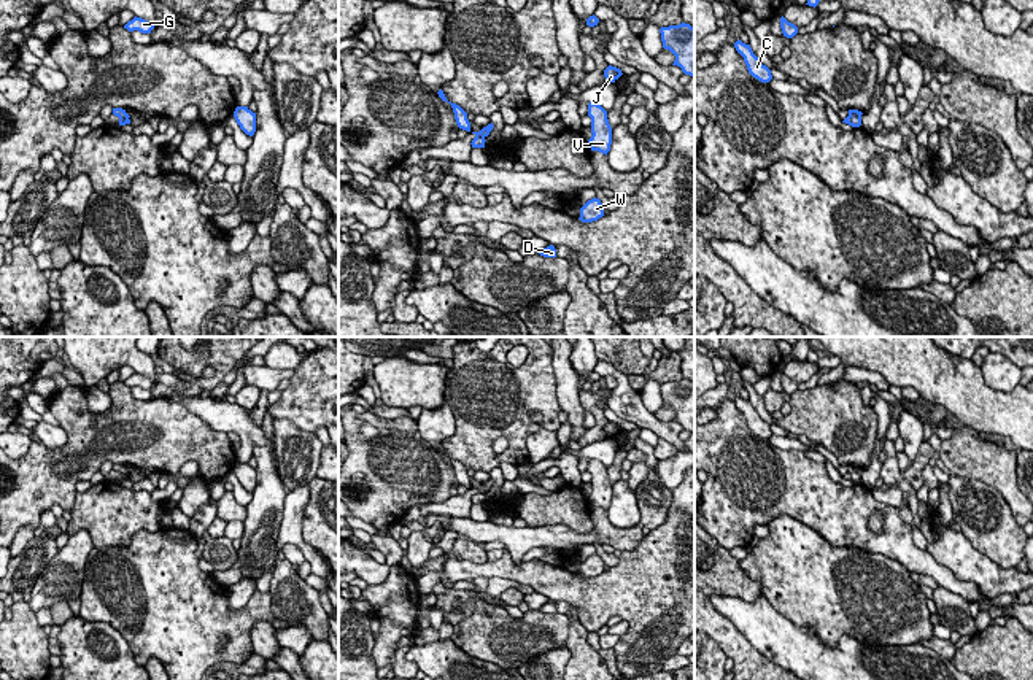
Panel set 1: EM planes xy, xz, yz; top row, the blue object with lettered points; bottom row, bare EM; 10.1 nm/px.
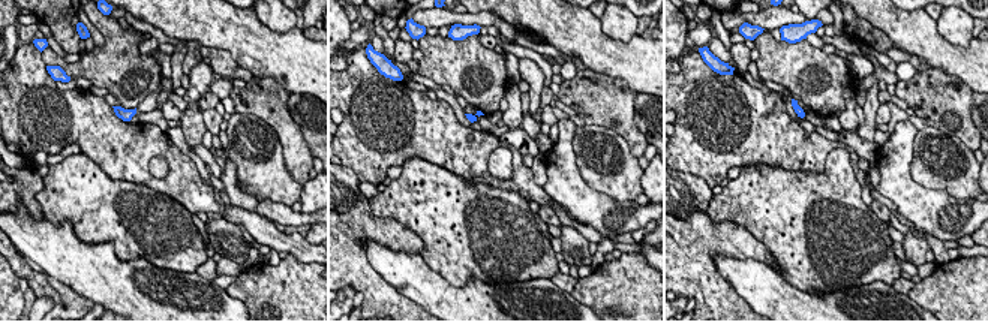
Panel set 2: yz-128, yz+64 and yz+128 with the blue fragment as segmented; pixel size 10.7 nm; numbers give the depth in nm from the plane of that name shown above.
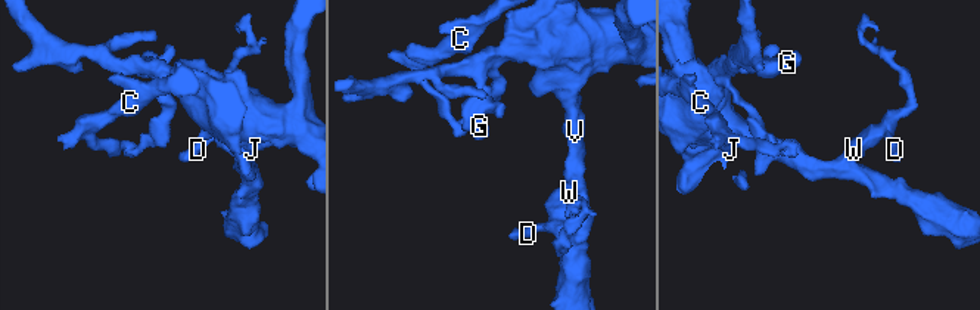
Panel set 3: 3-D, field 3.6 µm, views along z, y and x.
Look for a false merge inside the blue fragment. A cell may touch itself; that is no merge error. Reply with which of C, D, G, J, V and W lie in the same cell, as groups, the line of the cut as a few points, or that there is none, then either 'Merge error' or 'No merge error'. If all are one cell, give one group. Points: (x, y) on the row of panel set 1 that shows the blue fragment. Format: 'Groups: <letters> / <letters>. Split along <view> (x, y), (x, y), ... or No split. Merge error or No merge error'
Groups: C / D G J V W. Split along xy (119, 116), (127, 119). Merge error

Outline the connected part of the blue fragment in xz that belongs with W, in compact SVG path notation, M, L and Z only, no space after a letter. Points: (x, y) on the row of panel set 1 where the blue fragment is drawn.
M591 199L588 200L582 208L580 208L580 221L582 222L593 222L598 221L599 218L604 216L604 205L601 203L599 199Z

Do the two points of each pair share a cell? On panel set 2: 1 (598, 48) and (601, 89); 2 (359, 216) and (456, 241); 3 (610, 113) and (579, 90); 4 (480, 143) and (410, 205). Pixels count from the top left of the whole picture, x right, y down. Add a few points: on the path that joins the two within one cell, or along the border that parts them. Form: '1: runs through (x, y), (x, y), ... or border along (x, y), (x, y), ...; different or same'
1: border along (580, 66), (619, 77), (631, 89); different
2: border along (378, 216), (410, 228), (423, 244), (420, 253); different
3: runs through (603, 105), (592, 95), (586, 93); same
4: border along (416, 156), (444, 166), (464, 178), (482, 183); different

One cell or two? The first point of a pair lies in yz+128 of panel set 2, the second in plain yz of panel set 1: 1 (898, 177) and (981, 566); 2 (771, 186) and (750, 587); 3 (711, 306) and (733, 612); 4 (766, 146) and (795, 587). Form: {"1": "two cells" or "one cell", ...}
{"1": "one cell", "2": "two cells", "3": "two cells", "4": "two cells"}

